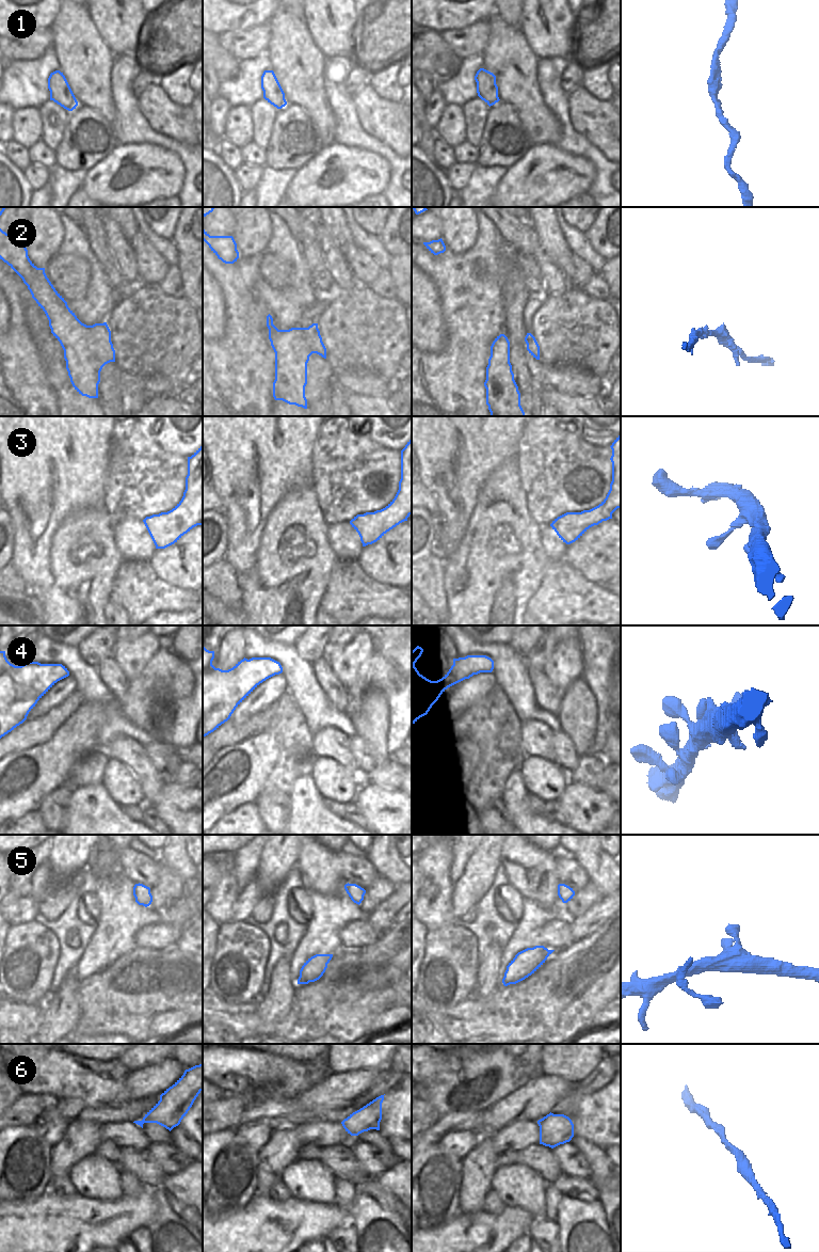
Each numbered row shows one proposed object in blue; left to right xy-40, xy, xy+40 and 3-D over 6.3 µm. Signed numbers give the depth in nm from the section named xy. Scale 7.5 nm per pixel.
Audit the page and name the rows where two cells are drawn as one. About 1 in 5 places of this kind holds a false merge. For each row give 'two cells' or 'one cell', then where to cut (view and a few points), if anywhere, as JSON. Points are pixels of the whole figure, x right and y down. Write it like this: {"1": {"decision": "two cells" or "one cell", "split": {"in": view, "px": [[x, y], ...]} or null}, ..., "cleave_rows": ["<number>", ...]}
{"1": {"decision": "one cell", "split": null}, "2": {"decision": "one cell", "split": null}, "3": {"decision": "one cell", "split": null}, "4": {"decision": "one cell", "split": null}, "5": {"decision": "one cell", "split": null}, "6": {"decision": "one cell", "split": null}, "cleave_rows": []}

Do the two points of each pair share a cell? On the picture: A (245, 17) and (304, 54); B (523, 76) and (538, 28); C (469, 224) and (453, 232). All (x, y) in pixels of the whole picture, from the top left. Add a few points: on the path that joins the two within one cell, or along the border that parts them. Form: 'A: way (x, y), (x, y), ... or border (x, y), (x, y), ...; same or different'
A: border (276, 11), (267, 22); different
B: border (518, 29), (529, 49), (539, 59); different
C: way (465, 224), (458, 228); same

